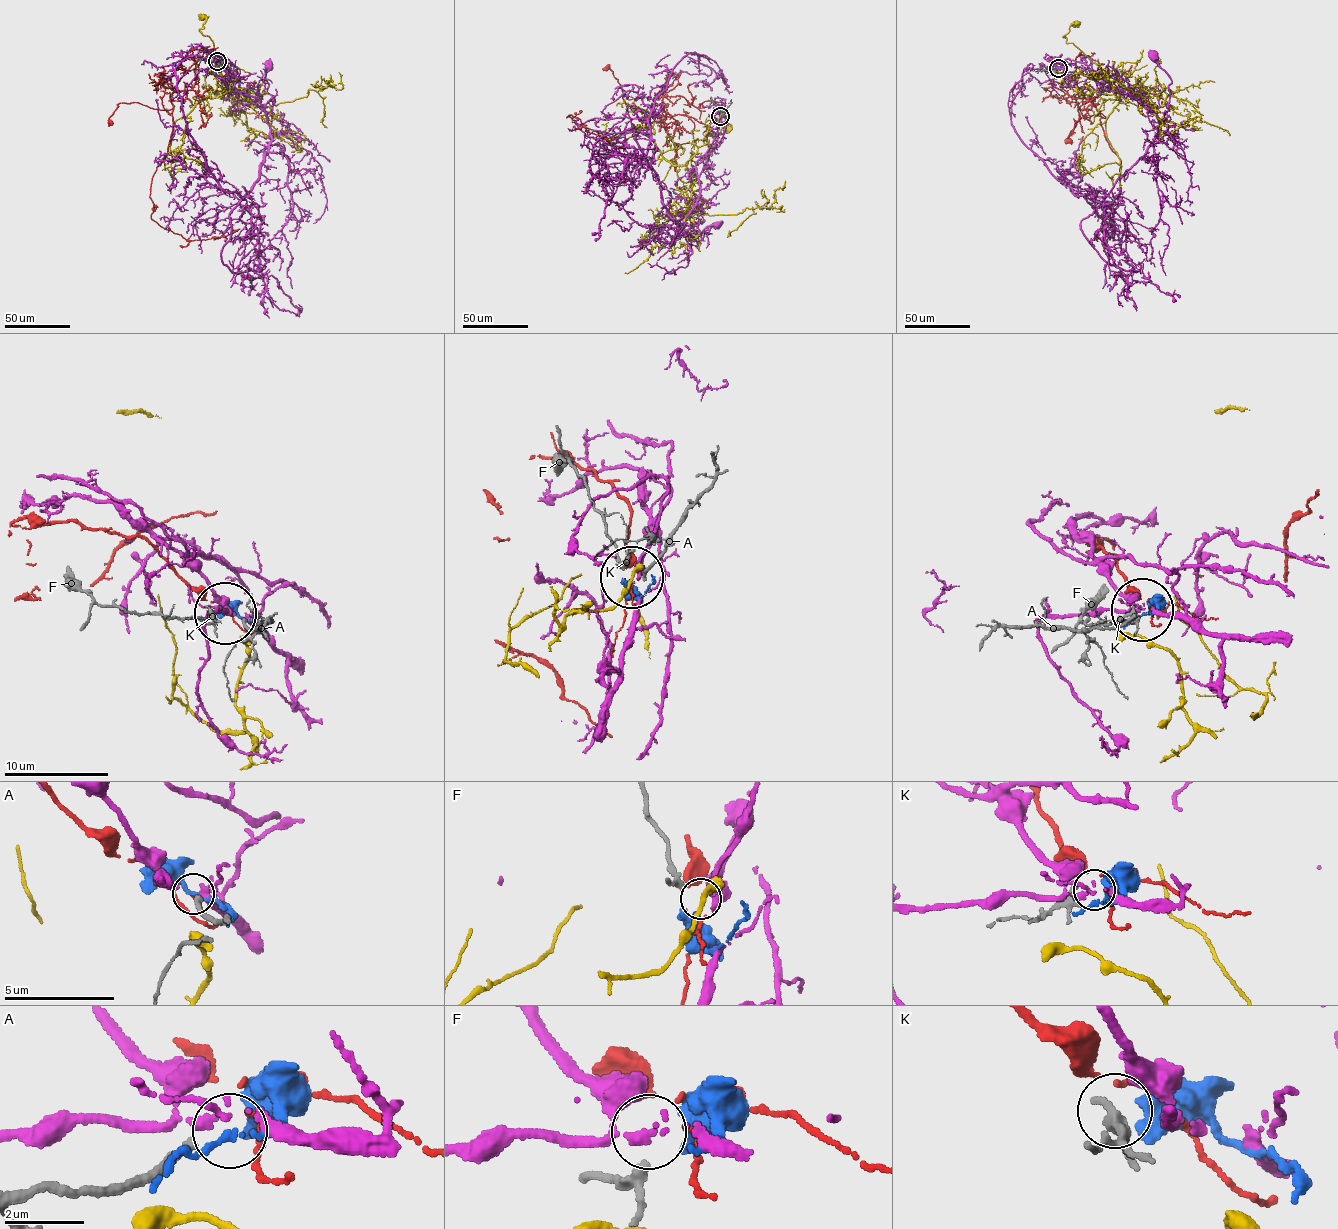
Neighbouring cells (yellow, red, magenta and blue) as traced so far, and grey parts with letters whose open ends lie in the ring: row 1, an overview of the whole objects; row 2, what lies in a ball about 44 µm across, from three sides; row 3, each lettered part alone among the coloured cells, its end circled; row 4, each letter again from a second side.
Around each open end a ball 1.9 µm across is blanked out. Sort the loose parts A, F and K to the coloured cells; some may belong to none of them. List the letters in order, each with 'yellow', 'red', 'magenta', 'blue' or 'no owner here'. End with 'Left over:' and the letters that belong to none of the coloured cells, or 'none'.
A: magenta
F: blue
K: no owner here
Left over: K

